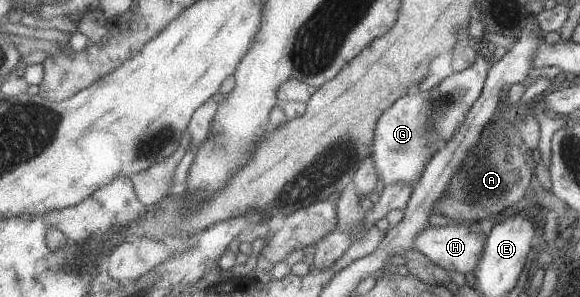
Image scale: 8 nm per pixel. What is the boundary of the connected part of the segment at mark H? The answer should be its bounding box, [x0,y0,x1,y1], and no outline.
[414,222,487,274]

